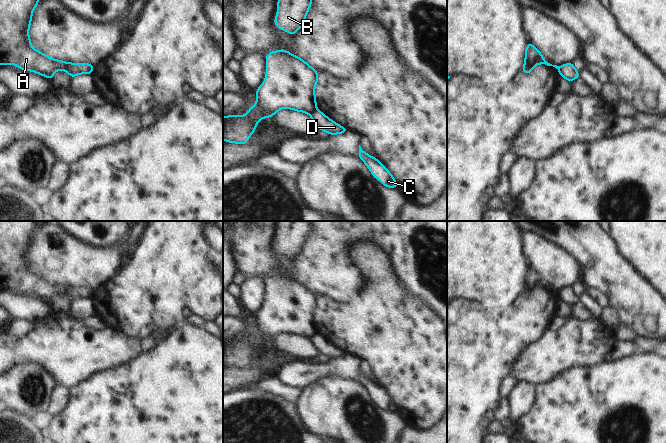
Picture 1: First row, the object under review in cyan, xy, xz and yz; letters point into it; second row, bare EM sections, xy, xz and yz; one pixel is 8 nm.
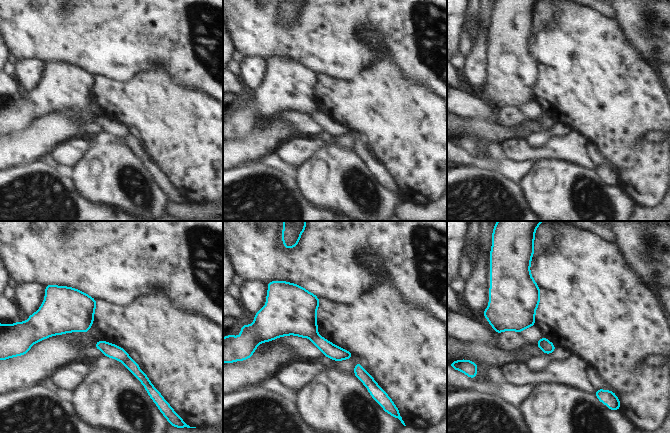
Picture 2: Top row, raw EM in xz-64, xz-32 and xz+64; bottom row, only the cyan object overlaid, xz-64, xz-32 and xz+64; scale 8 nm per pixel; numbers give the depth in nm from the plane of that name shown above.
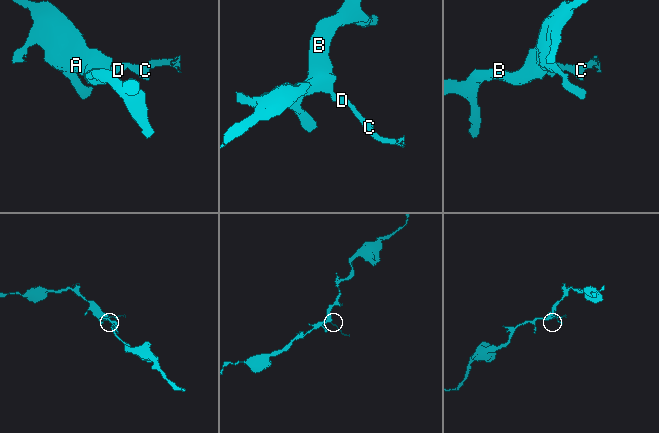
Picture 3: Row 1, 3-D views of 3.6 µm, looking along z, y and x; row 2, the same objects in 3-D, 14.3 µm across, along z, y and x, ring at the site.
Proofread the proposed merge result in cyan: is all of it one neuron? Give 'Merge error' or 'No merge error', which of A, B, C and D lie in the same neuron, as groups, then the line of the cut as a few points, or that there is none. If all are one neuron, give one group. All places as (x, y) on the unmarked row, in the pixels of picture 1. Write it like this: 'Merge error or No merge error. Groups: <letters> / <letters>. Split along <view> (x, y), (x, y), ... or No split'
Merge error. Groups: A B / C D. Split along xz (316, 332), (310, 338).

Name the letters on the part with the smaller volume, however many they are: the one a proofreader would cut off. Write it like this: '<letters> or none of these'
C, D

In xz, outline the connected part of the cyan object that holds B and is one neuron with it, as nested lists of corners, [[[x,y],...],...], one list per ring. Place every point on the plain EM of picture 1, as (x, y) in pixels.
[[[278,221],[274,248],[277,252],[294,259],[301,253],[311,227],[312,221]]]

